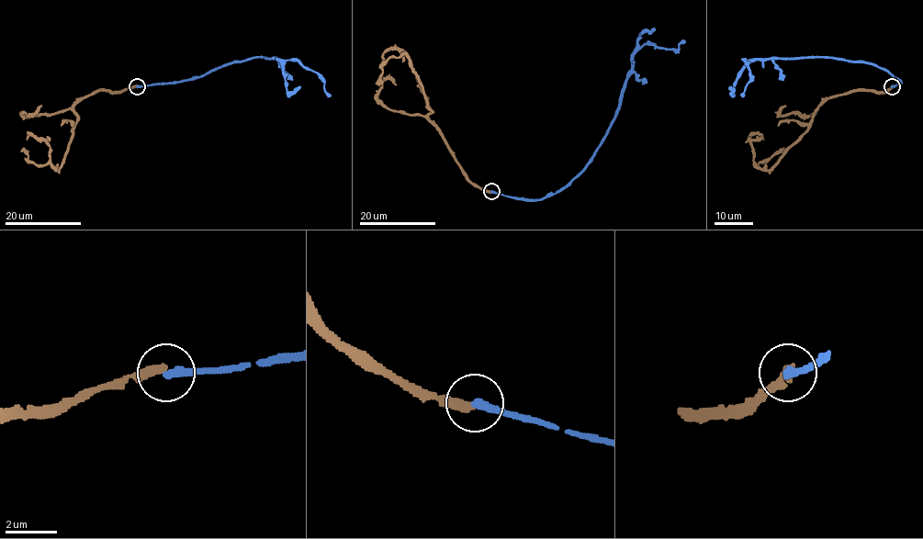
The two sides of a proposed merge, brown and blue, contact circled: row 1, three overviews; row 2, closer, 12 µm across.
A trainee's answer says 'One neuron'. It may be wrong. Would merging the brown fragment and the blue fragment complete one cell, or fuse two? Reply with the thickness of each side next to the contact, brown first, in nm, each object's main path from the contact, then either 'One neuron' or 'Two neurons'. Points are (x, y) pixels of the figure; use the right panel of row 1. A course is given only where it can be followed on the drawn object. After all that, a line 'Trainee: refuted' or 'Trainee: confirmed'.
Thickness 400 nm (brown) against 320 nm. Course of brown: (892, 86), (827, 98), (814, 112), (808, 129), (769, 169), (754, 162), (750, 137), (759, 134), (763, 139). Course of blue: (892, 86), (901, 82), (867, 62), (816, 57), (753, 59), (745, 60), (750, 81), (741, 96). Two neurons
Trainee: refuted

